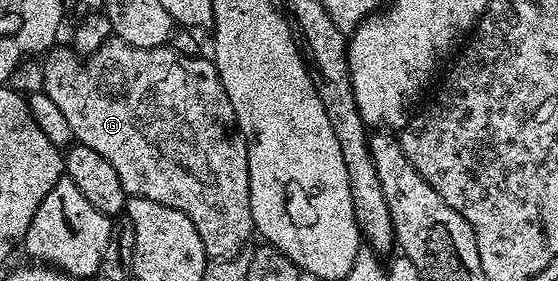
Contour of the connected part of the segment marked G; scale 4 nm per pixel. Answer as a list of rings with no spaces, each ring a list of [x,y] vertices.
[[[117,39],[105,41],[96,52],[89,54],[85,60],[73,48],[58,48],[51,48],[45,54],[44,59],[46,61],[41,62],[42,92],[48,95],[48,99],[54,100],[60,106],[60,112],[68,118],[68,127],[72,127],[74,141],[80,145],[87,145],[99,155],[104,155],[104,158],[112,163],[112,168],[119,175],[124,191],[130,197],[152,199],[164,207],[184,211],[188,215],[188,219],[192,219],[196,231],[200,231],[200,243],[204,243],[207,258],[225,259],[237,257],[239,253],[243,252],[247,248],[246,240],[249,239],[250,233],[252,237],[255,232],[252,207],[250,206],[250,176],[248,175],[246,140],[238,131],[232,111],[232,103],[224,91],[218,68],[214,66],[213,60],[206,58],[205,61],[205,56],[202,55],[185,57],[166,45],[157,45],[155,49],[141,49]]]

